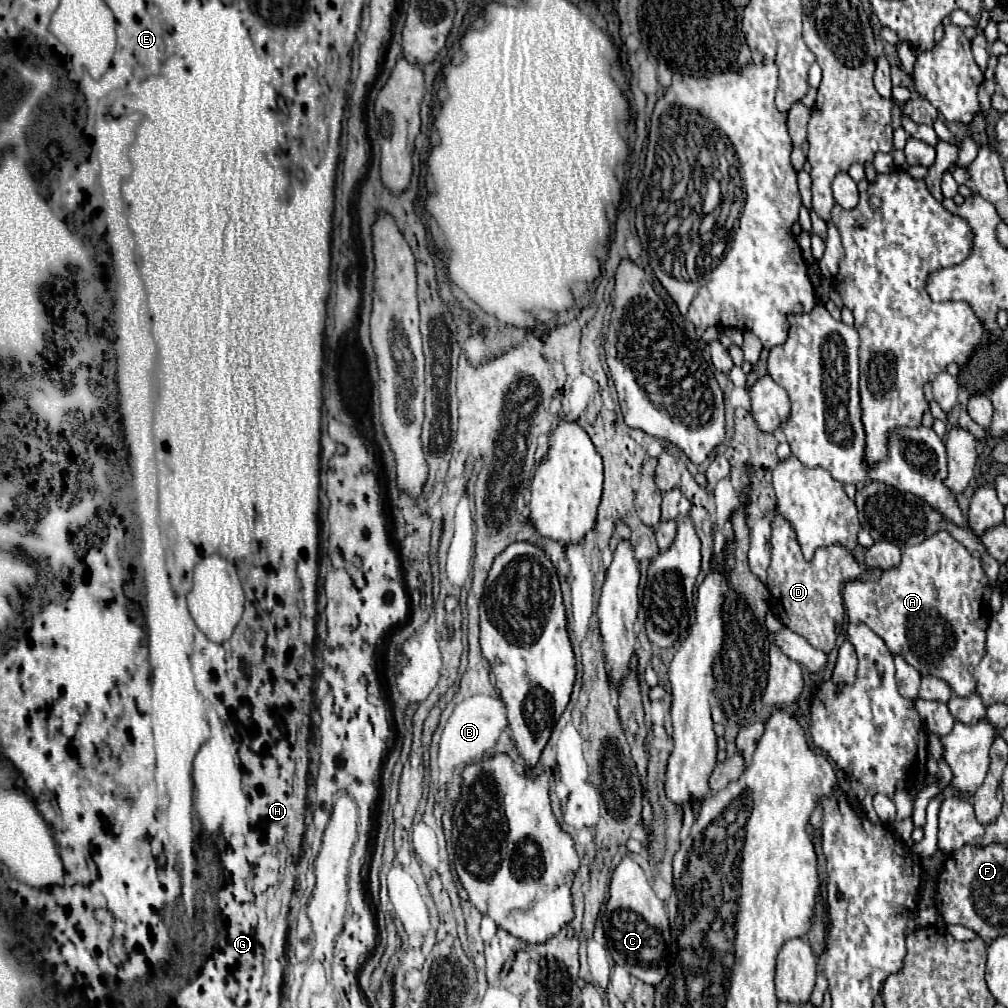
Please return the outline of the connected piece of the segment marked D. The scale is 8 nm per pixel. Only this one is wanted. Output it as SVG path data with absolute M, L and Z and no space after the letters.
M779 512L773 516L773 534L771 534L771 564L769 564L767 588L771 592L771 610L781 616L783 624L795 634L803 636L811 646L831 652L835 648L837 632L835 628L843 622L843 584L857 580L861 568L853 558L851 550L841 544L819 548L813 560L805 560L795 536L795 530Z

